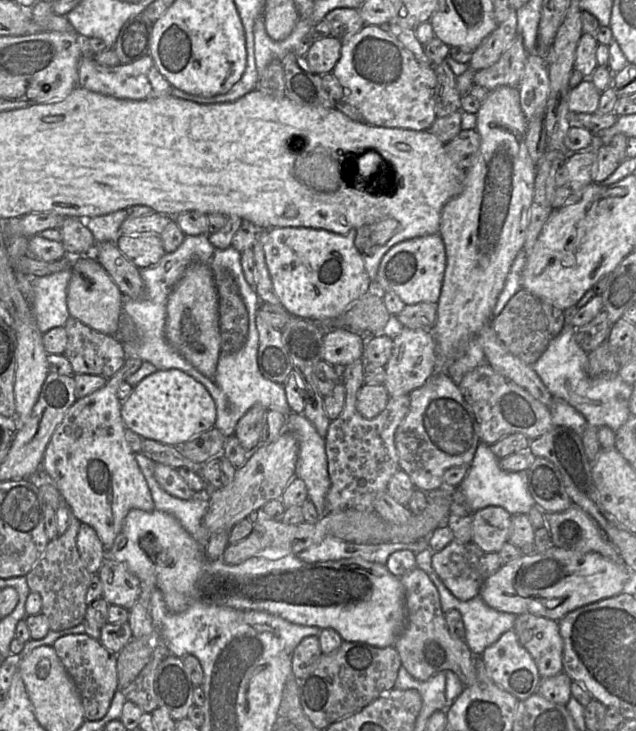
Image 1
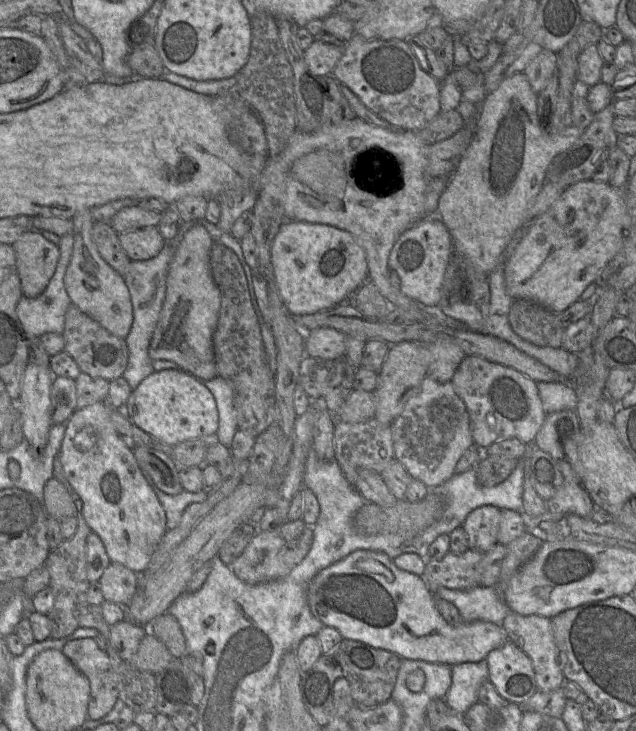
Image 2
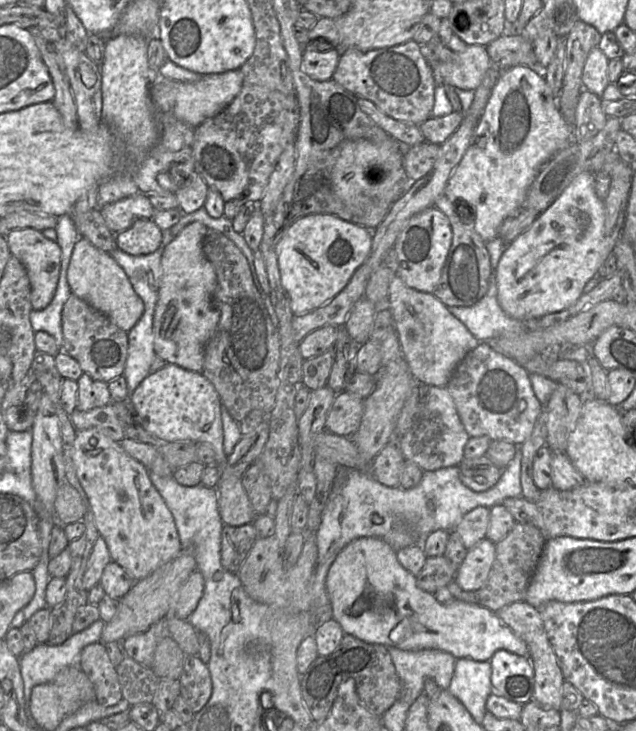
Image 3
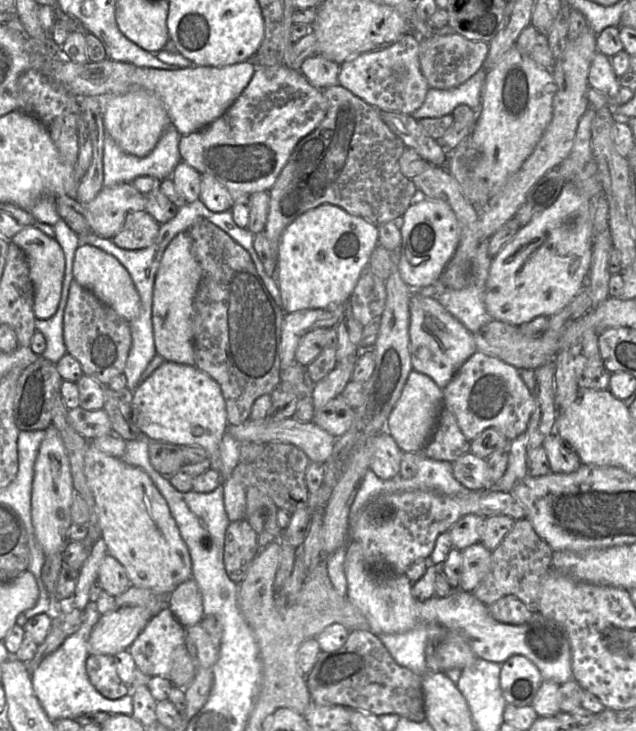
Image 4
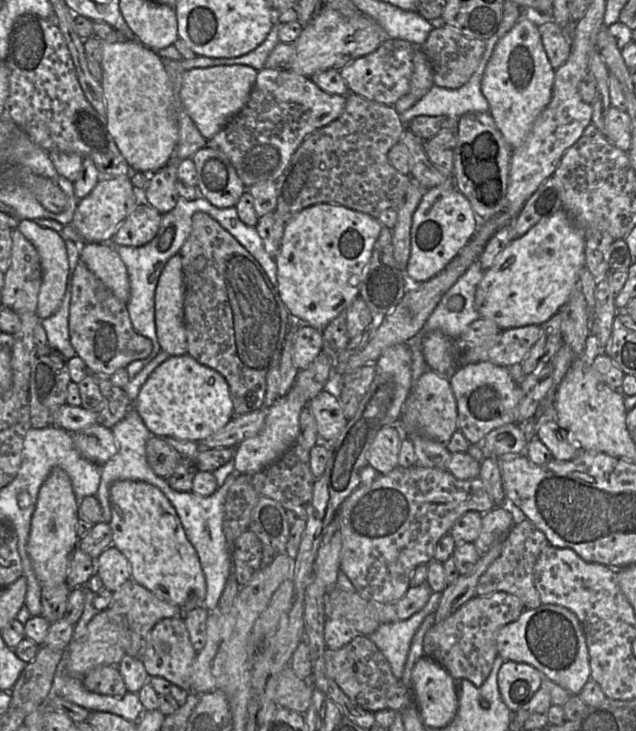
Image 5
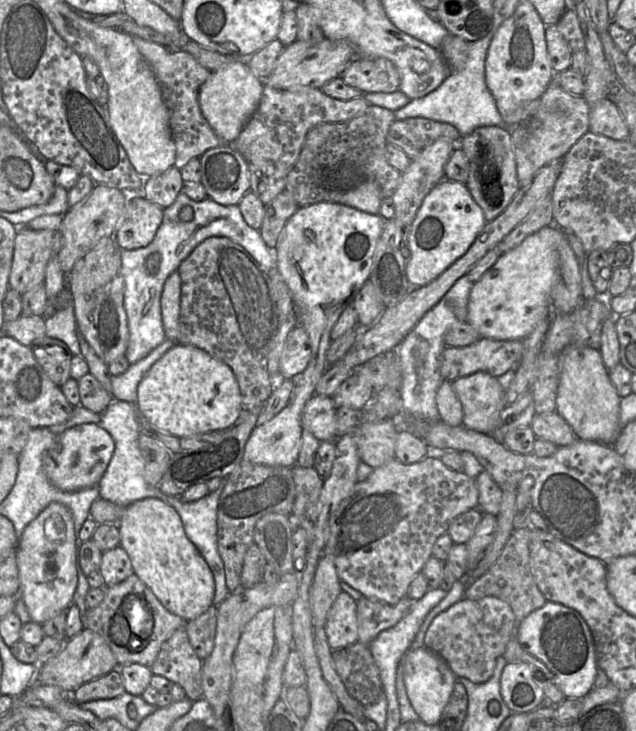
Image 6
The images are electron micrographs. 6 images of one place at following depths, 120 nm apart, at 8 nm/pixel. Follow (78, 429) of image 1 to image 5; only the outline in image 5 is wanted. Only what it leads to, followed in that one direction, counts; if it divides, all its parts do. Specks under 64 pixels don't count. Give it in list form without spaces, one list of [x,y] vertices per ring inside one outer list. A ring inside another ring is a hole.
[[[119,480],[110,487],[109,502],[112,545],[128,560],[131,579],[184,611],[203,606],[206,581],[199,557],[166,496],[147,482]]]

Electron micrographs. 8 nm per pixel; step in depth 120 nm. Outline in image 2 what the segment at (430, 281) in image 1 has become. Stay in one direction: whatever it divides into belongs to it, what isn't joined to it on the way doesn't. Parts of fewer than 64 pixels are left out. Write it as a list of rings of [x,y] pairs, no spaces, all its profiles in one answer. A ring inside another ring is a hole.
[[[428,216],[402,233],[391,249],[388,266],[398,273],[404,295],[426,306],[437,306],[453,251],[454,243],[443,221],[437,216]]]

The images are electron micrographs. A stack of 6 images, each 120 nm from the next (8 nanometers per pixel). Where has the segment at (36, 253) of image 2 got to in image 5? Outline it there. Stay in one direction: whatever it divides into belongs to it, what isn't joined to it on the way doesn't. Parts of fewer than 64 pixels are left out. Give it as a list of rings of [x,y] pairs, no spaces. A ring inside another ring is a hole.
[[[20,220],[16,229],[35,247],[39,255],[42,281],[35,314],[43,320],[57,311],[65,293],[69,270],[65,242],[58,232],[40,227],[32,220]]]

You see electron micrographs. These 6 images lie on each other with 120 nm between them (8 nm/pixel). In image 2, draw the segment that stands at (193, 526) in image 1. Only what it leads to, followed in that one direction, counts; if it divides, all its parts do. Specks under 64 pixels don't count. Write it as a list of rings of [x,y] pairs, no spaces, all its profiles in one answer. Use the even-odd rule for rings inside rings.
[[[139,466],[139,469],[165,511],[167,529],[169,530],[176,528],[180,524],[183,512],[187,506],[192,503],[201,503],[207,498],[205,490],[200,492],[187,492],[183,490],[177,495],[166,494],[155,485],[145,468]]]

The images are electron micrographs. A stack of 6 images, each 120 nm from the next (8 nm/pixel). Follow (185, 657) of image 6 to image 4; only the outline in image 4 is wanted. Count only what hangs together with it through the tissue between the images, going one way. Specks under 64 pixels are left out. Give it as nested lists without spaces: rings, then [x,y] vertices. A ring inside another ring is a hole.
[[[168,607],[162,609],[158,614],[151,618],[140,635],[134,640],[128,651],[131,653],[136,667],[144,674],[154,677],[167,677],[172,668],[172,653],[181,646],[185,645],[186,628],[176,619]]]

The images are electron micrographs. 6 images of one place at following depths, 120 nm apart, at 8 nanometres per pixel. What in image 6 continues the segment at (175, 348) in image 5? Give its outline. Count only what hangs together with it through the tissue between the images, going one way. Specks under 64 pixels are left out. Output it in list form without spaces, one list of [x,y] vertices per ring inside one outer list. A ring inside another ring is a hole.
[[[178,271],[171,273],[164,282],[160,310],[166,339],[177,343],[180,314],[181,278]]]

